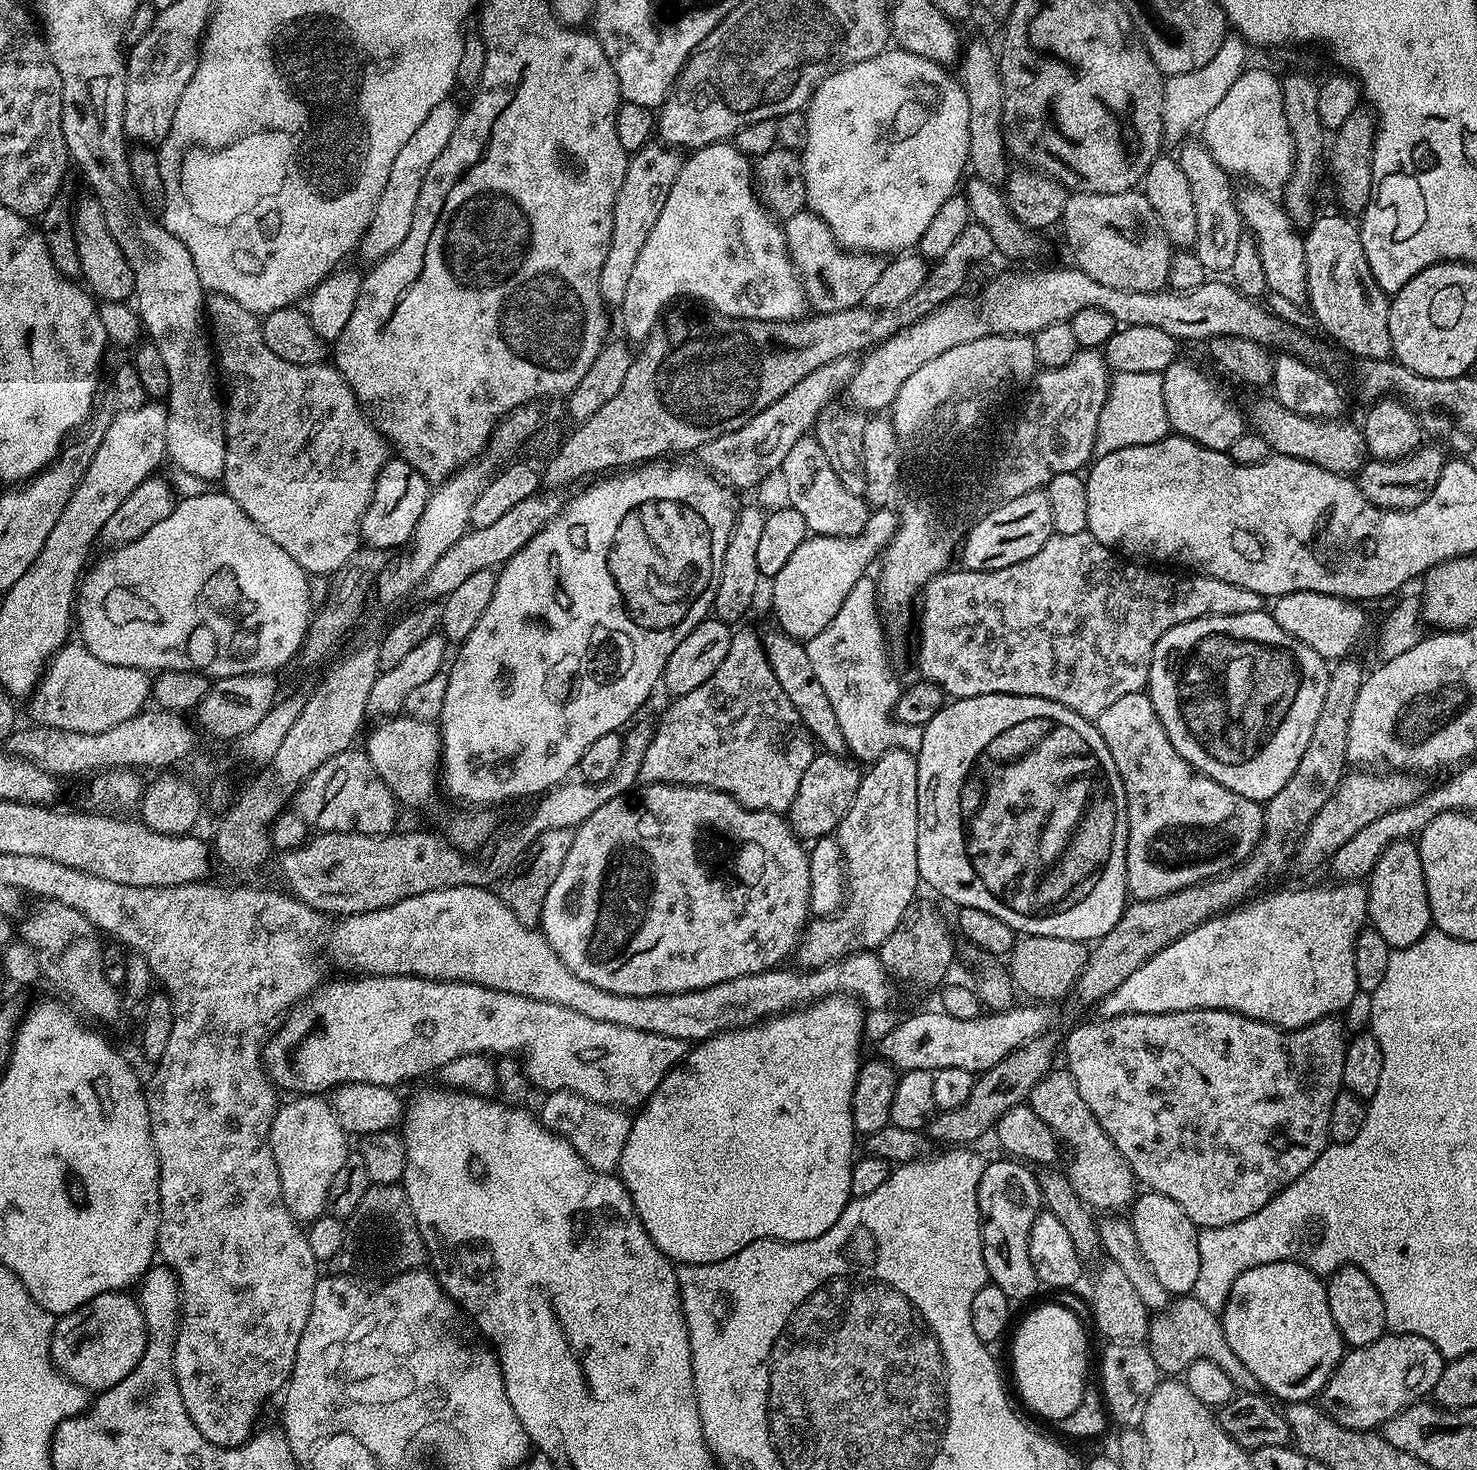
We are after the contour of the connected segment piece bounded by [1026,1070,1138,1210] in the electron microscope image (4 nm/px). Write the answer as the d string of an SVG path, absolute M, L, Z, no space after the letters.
M1053 1070L1048 1075L1043 1076L1034 1086L1034 1090L1028 1096L1026 1104L1049 1127L1049 1130L1053 1132L1059 1143L1066 1149L1067 1155L1068 1152L1072 1155L1068 1160L1066 1175L1070 1186L1074 1188L1083 1204L1087 1204L1089 1209L1092 1210L1097 1210L1096 1208L1124 1210L1133 1203L1138 1192L1138 1181L1132 1174L1132 1167L1128 1165L1124 1155L1114 1146L1114 1142L1110 1142L1106 1130L1102 1130L1102 1126L1098 1126L1098 1118L1094 1118L1094 1114L1090 1114L1090 1106L1086 1106L1082 1094L1078 1094L1078 1086L1067 1070L1060 1070L1060 1072L1059 1070Z

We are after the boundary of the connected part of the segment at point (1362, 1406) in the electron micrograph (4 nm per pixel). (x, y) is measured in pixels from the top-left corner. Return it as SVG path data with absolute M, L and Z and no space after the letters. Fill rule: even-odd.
M1385 1334L1370 1346L1345 1351L1318 1397L1319 1407L1338 1426L1371 1432L1412 1404L1419 1404L1435 1389L1446 1363L1430 1342L1414 1334Z

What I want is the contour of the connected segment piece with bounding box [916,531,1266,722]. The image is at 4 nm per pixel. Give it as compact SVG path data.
M1091 532L1082 534L1062 534L1053 536L1034 554L1034 558L1026 558L1026 562L1018 562L1014 566L1006 566L1002 570L990 570L989 572L969 572L959 570L945 570L939 576L929 580L923 588L918 600L918 624L920 620L920 641L916 644L916 668L923 679L931 684L938 685L945 697L965 700L982 694L1010 694L1011 696L1037 696L1046 698L1050 702L1058 702L1066 706L1074 714L1085 716L1087 720L1095 721L1111 706L1118 702L1118 698L1126 698L1126 694L1144 692L1148 687L1148 671L1152 665L1154 646L1166 630L1178 626L1187 620L1197 620L1203 616L1233 616L1234 614L1250 614L1259 612L1265 607L1265 597L1254 594L1254 590L1246 590L1246 586L1234 586L1230 582L1222 582L1213 576L1201 576L1199 574L1184 574L1179 576L1179 571L1155 572L1155 567L1145 566L1140 562L1129 562L1121 558L1113 549L1107 548L1102 542L1095 540Z

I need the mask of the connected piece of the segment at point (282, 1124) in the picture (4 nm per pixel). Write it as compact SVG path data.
M300 1094L289 1104L281 1103L270 1130L270 1146L278 1166L282 1194L290 1214L298 1222L311 1222L325 1215L334 1174L346 1162L349 1133L338 1122L331 1103L316 1094Z

